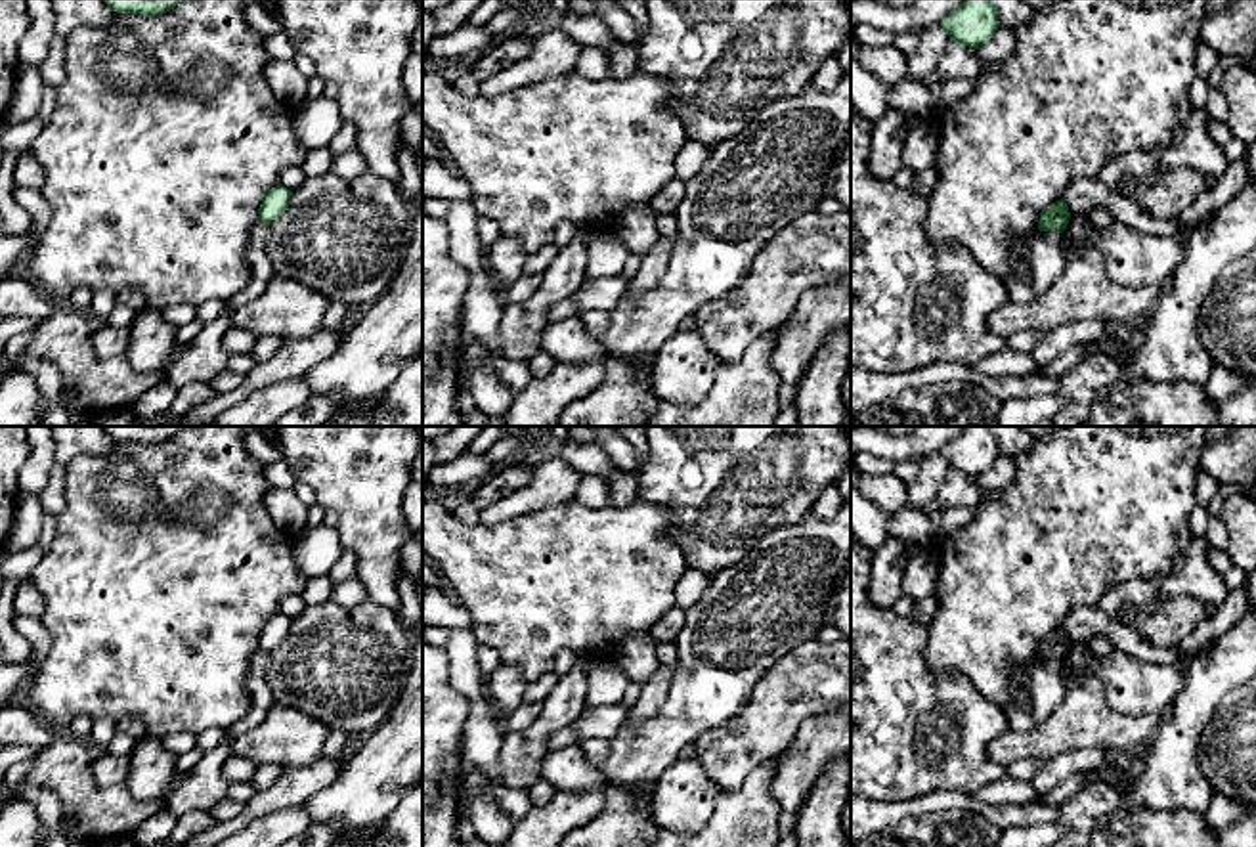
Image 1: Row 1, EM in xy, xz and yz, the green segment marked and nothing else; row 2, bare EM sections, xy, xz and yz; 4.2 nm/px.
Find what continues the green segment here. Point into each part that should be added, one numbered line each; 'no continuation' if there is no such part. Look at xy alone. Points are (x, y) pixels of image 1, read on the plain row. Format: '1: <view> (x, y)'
no continuation

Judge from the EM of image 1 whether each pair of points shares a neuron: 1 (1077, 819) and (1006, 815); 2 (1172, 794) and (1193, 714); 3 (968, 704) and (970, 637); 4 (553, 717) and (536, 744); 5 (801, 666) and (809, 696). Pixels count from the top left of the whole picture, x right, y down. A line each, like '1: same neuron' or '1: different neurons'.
1: different neurons
2: same neuron
3: different neurons
4: same neuron
5: same neuron

